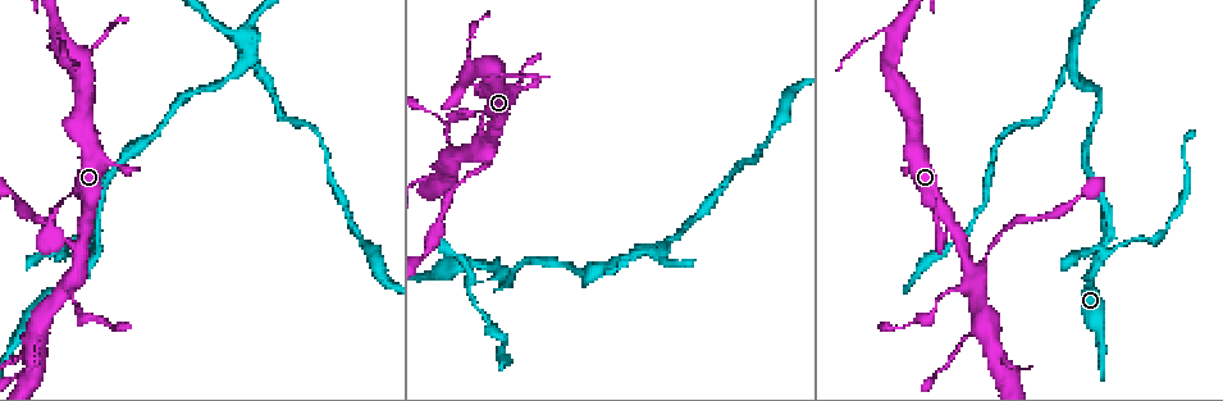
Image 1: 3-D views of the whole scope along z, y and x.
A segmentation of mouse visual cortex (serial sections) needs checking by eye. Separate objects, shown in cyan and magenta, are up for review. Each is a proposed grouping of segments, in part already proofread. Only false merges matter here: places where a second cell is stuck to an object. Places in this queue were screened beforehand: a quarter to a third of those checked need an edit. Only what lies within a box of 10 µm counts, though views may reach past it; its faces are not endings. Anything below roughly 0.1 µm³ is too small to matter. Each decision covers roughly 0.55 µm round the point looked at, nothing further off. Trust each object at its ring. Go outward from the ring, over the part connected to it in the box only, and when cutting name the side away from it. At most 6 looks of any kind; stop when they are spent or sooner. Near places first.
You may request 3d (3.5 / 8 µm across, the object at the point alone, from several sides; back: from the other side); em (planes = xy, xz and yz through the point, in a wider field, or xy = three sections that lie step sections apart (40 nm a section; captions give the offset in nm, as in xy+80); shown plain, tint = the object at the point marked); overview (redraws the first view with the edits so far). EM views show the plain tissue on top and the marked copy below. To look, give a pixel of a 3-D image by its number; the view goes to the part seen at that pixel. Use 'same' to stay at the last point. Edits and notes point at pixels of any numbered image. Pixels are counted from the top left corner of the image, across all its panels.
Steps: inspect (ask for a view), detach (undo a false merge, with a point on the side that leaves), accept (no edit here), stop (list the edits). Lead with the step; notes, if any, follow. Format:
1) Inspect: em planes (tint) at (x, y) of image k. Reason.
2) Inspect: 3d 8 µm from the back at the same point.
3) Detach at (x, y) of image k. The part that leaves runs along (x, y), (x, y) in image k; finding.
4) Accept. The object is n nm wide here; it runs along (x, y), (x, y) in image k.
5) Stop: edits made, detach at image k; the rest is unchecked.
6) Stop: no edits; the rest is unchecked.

Inspect: 3d 3.5 µm from the back at (969, 265) of image 1. Two arms in line, one across.

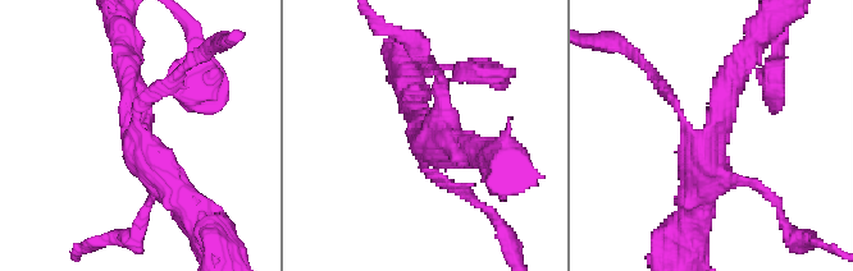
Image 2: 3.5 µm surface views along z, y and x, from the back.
Detach at (154, 87) of image 2. A second cell is stuck on.

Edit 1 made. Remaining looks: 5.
Inspect: 3d 8 µm from the back at (497, 275) of image 1. A narrow waist.

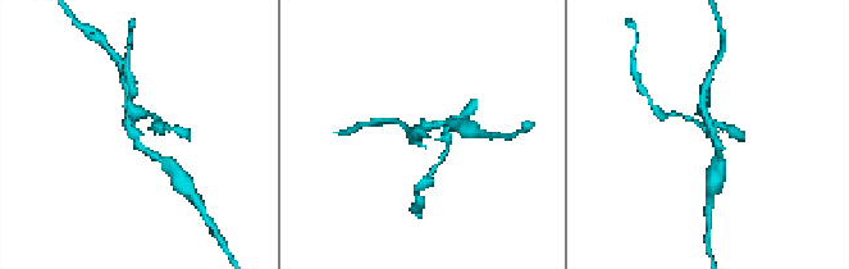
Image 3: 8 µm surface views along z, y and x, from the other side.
Inspect: 3d 3.5 µm at the same point. Closer look.

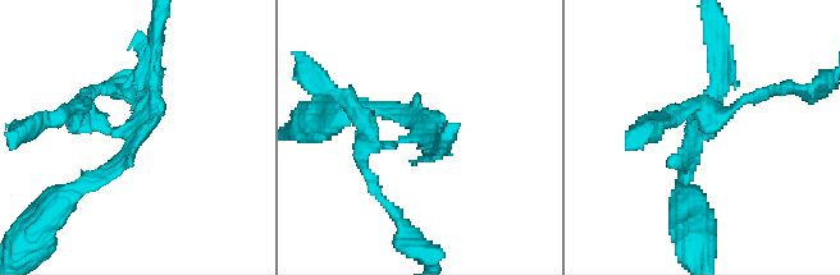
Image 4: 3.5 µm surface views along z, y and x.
Inspect: em xy step 5 (tint) at (700, 136) of image 4. Shape alone is not enough.

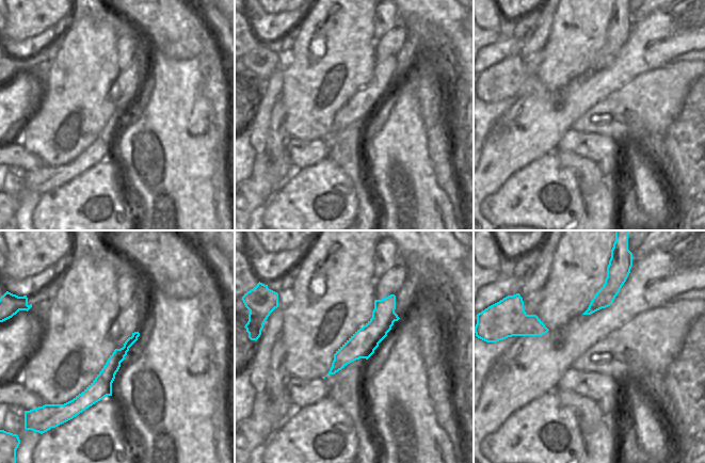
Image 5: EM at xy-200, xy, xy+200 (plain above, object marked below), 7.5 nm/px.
Detach at (368, 147) of image 4. 3 arms meet here; the arms are 150, 150, 200 nm wide; the part that leaves runs along (403, 138), (364, 151), (371, 187), (396, 210) in image 4; a second cell is stuck on.

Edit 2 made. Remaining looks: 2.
Inspect: 3d 3.5 µm from the back at (241, 65) of image 1. Four-way junction.

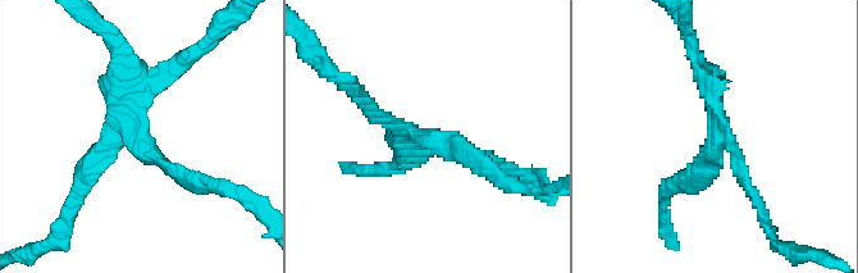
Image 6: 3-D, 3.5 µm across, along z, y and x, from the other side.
Inspect: em xy step 3 (tint) at (424, 136) of image 6.

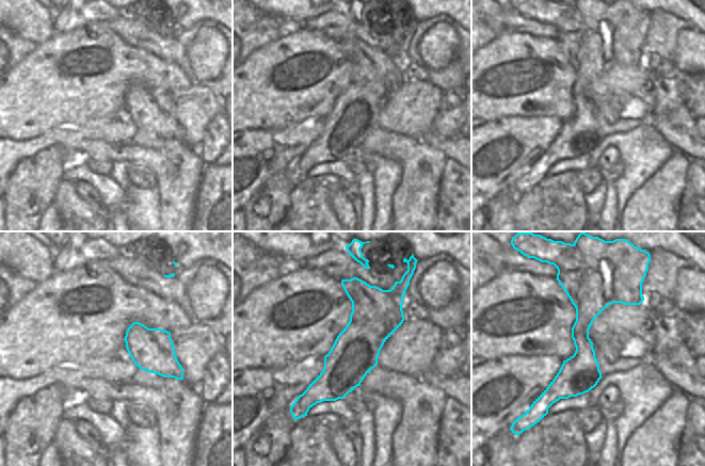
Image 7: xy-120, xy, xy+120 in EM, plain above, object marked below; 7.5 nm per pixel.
Detach at (190, 55) of image 6. The part that leaves runs along (129, 137), (90, 160), (71, 223) in image 6; two cells meet here.

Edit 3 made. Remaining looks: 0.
Stop: edits made, detach at image 2, detach at image 4, detach at image 6; the rest is unchecked.

